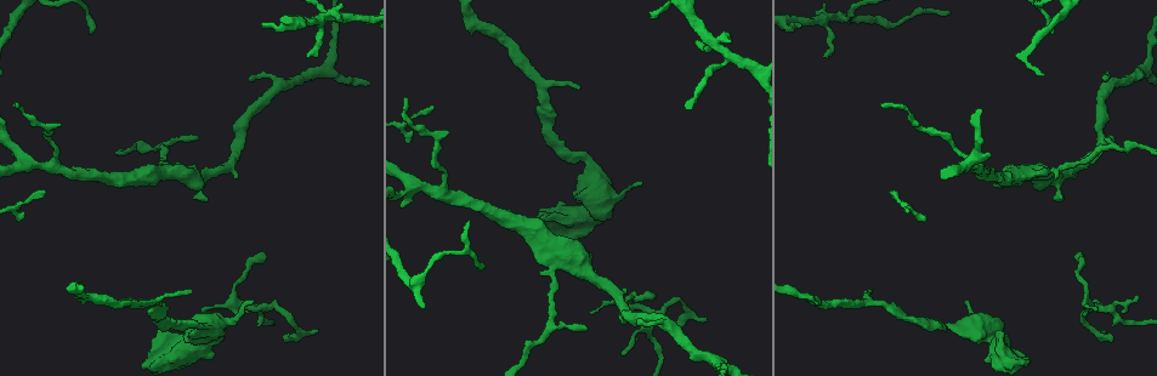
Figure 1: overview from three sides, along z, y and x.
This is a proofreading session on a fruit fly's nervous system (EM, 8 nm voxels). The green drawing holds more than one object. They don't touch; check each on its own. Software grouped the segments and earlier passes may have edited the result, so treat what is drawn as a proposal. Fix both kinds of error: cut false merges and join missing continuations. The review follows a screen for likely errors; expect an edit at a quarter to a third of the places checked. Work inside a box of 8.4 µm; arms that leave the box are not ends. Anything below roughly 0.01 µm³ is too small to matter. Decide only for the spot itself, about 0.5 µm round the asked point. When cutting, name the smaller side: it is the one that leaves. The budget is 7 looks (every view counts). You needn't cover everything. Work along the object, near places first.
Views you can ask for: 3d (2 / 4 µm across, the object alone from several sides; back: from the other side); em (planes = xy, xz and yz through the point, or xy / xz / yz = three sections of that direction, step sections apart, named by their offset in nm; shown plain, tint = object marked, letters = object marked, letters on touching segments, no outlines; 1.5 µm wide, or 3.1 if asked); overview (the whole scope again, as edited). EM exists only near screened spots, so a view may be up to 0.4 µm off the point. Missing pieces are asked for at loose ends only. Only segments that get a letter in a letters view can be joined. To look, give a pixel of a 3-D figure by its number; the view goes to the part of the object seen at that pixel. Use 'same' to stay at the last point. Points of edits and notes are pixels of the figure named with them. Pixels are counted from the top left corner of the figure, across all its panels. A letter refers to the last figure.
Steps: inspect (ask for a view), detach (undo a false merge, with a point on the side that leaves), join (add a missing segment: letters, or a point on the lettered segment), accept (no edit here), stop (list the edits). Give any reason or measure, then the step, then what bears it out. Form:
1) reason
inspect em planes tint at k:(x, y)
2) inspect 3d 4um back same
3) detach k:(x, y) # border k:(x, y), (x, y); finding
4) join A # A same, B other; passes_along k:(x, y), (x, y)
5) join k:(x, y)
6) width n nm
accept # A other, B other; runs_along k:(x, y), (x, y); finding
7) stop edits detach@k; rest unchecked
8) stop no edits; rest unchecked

branch stops here
inspect 3d 2um at 1:(1054, 197)

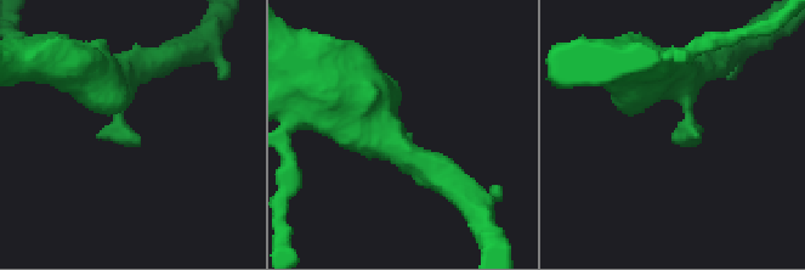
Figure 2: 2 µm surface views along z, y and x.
now the EM
inspect em planes letters at 2:(138, 141)

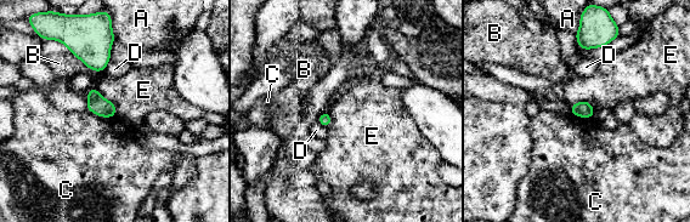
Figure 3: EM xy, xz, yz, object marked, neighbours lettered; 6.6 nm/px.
accept # A other, B other, C other, D other, E other; no lettered segment goes on from it

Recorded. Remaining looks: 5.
inspect em xy step 8 tint at 1:(251, 302)

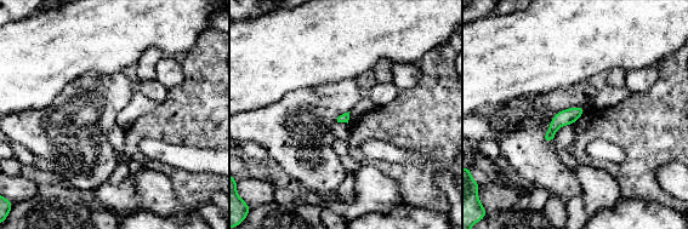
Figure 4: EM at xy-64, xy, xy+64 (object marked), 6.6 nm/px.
another direction
inspect em planes letters same

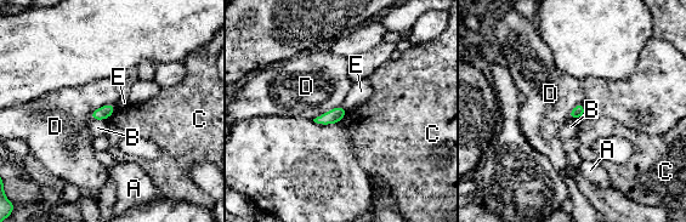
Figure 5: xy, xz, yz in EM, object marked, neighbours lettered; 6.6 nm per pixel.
accept # A other, B other, C other, D other, E other; border 5:(115, 109), (106, 119); none of them fits

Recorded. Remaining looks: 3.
inspect em yz step 8 tint at 1:(317, 329)

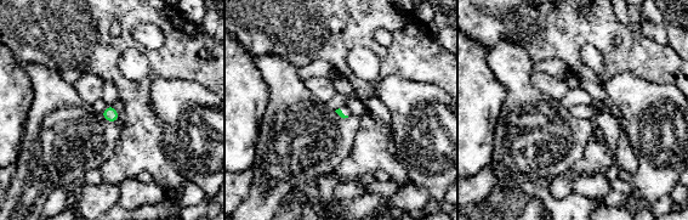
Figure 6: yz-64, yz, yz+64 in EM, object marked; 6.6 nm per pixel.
inspect em planes letters same

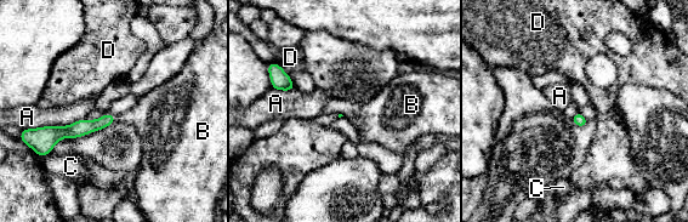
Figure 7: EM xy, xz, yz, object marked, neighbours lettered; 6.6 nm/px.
longest_contact A 380 nm
join B # A other, B same, C other, D other; passes_along 7:(80, 127), (114, 118), (152, 115); the neuron continues

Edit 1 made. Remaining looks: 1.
stop edits join@7; rest unchecked

